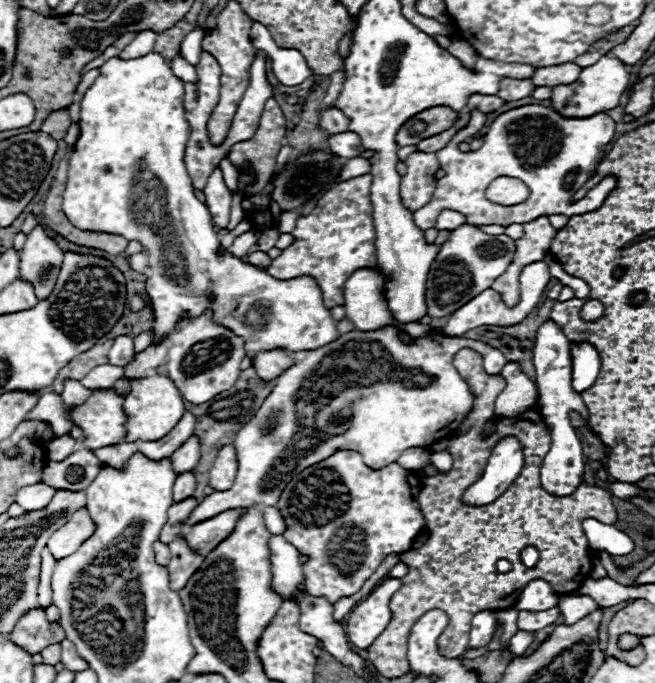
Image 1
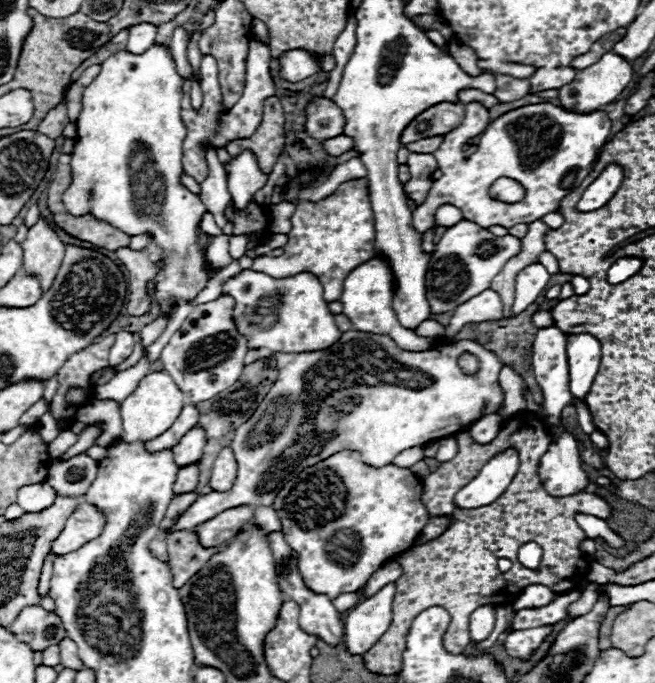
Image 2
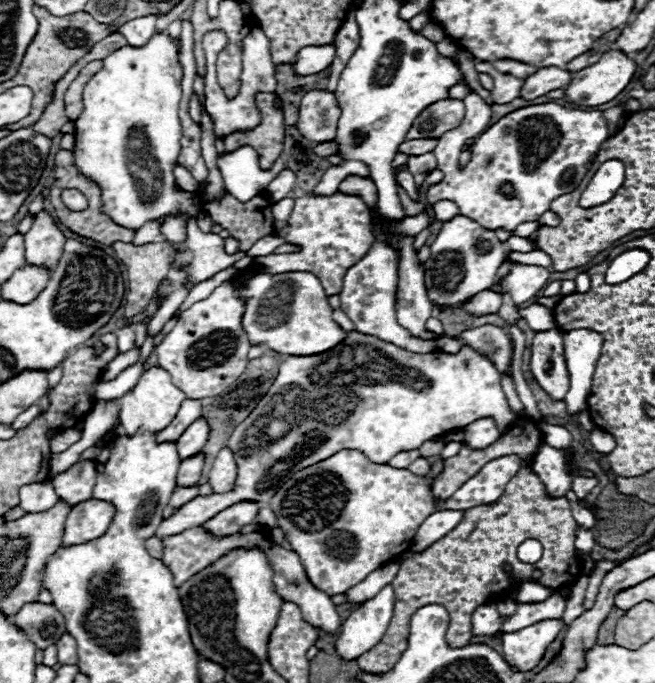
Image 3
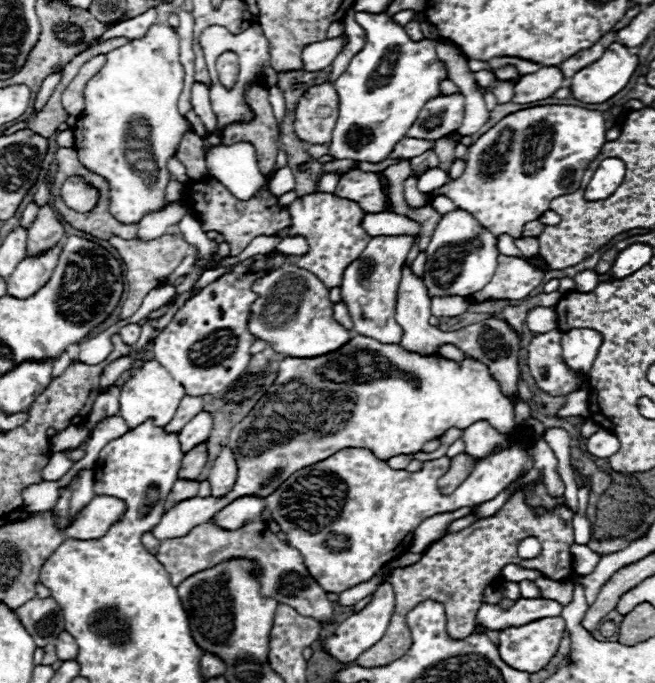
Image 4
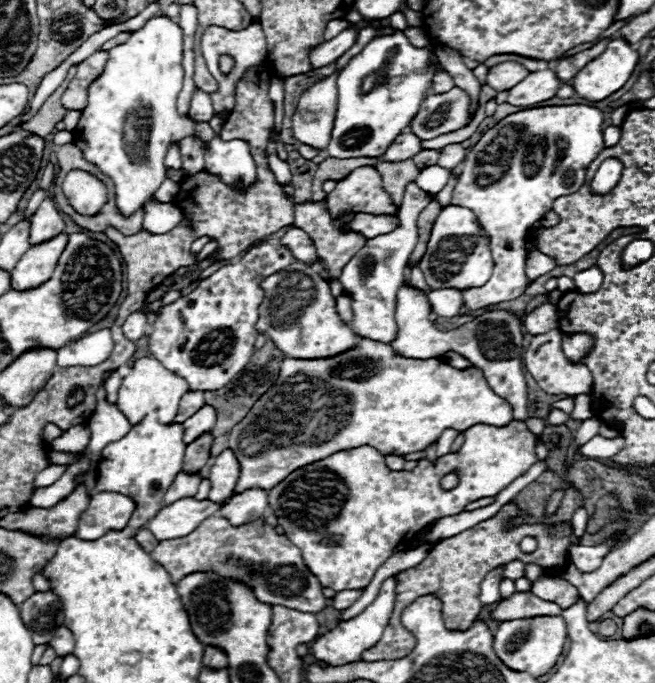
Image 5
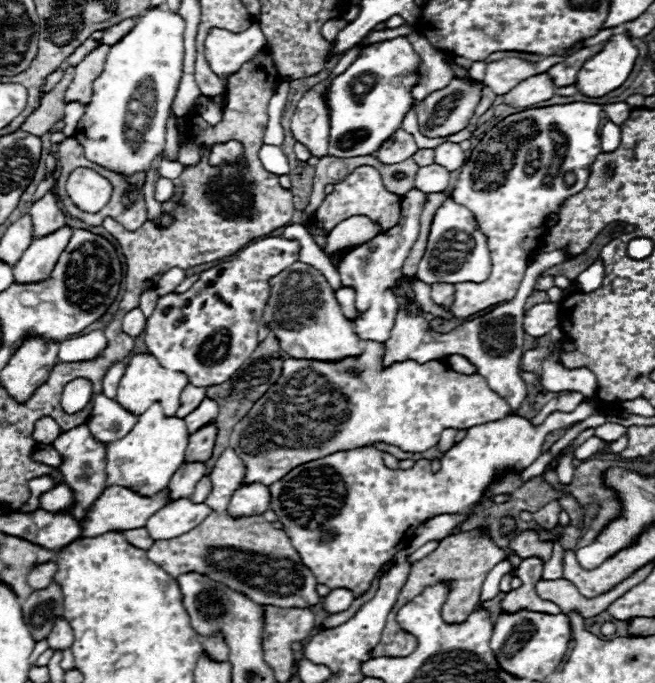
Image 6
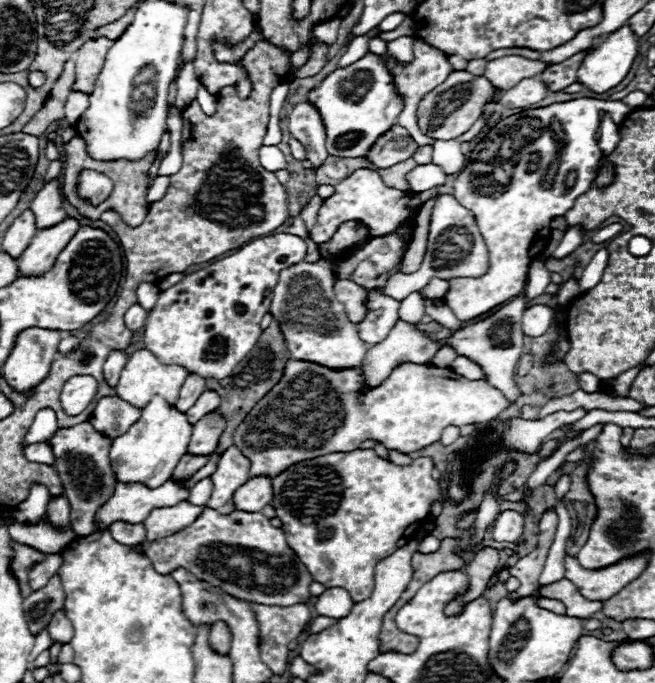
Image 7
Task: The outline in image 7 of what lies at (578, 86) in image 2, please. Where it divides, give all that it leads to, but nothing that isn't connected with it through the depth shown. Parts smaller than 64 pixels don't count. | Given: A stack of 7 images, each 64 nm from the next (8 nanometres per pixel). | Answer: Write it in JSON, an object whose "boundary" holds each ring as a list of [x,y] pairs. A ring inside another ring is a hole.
{"boundary":[[[622,26],[596,50],[586,54],[582,66],[578,68],[578,82],[596,94],[608,92],[626,78],[636,54],[636,36],[628,26]]]}

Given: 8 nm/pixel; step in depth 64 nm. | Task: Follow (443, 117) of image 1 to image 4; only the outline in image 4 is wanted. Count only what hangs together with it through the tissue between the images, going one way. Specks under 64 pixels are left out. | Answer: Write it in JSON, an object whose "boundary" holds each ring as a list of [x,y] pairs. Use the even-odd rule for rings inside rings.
{"boundary":[[[438,96],[432,98],[418,114],[406,136],[418,136],[422,140],[438,140],[454,132],[464,118],[464,96]]]}

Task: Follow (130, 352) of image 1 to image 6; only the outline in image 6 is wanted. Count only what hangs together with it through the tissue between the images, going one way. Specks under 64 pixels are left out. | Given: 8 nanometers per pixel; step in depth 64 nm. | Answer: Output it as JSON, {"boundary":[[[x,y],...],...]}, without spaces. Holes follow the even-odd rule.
{"boundary":[[[134,308],[134,310],[130,310],[126,316],[124,316],[124,320],[122,320],[122,330],[128,334],[128,336],[140,336],[142,332],[144,332],[144,328],[146,328],[146,316],[142,314],[142,310],[140,308]]]}

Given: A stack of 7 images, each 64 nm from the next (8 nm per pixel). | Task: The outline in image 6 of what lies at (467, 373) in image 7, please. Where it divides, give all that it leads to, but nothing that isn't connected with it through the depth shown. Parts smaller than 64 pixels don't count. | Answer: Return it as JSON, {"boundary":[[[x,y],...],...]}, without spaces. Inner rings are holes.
{"boundary":[[[448,356],[448,366],[460,374],[474,374],[476,368],[462,356]]]}

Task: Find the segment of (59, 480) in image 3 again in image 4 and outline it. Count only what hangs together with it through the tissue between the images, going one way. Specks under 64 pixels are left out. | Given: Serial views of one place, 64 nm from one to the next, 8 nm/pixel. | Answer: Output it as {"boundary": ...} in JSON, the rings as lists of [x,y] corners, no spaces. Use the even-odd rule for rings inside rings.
{"boundary":[[[80,470],[66,488],[60,488],[60,500],[54,506],[58,524],[64,530],[72,516],[94,498],[94,470]]]}

